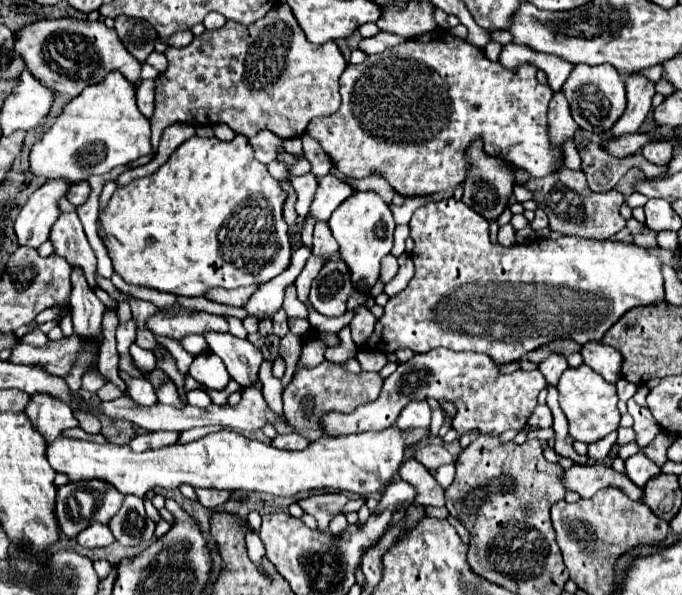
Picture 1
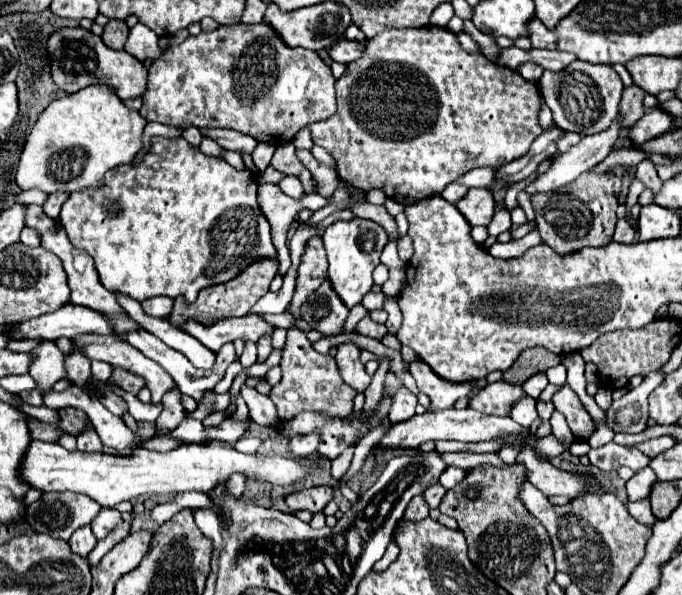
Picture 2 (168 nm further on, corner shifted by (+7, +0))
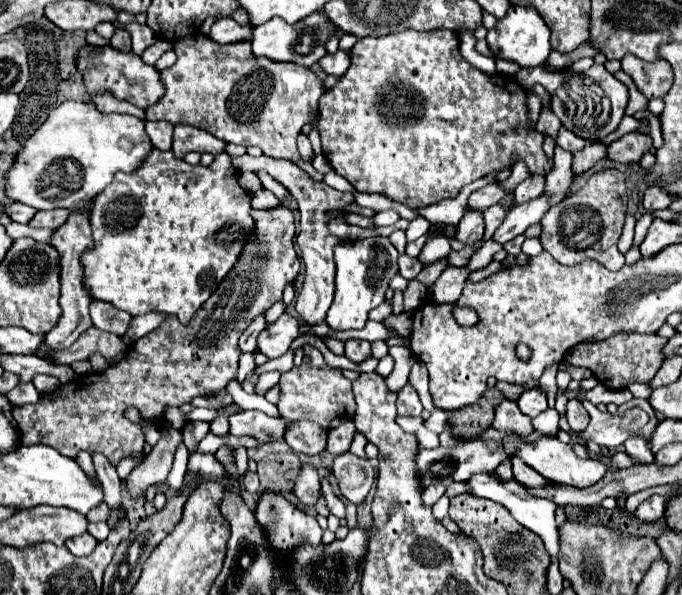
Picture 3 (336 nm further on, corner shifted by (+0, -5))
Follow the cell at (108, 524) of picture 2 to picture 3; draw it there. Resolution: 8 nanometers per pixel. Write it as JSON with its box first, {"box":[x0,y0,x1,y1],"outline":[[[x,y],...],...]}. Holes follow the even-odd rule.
{"box":[87,522,109,542],"outline":[[[89,522],[87,526],[89,526],[89,528],[87,528],[87,532],[89,532],[95,540],[99,540],[99,542],[101,542],[101,540],[105,540],[105,538],[107,538],[107,534],[109,534],[109,526],[107,526],[105,522],[97,522],[97,524],[95,524],[95,522]]]}

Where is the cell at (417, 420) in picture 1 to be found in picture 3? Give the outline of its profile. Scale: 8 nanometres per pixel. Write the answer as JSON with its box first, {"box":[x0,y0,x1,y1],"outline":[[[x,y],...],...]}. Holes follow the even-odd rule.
{"box":[397,384,423,416],"outline":[[[405,384],[399,390],[399,398],[397,398],[397,412],[399,414],[409,414],[409,416],[421,416],[423,406],[419,402],[419,396],[415,392],[415,388],[411,384]]]}

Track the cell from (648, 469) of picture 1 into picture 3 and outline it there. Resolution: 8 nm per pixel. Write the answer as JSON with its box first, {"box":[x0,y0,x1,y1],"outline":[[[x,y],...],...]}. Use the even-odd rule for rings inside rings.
{"box":[635,494,665,522],"outline":[[[655,494],[645,502],[641,502],[641,506],[635,512],[635,518],[639,522],[657,522],[663,518],[663,514],[665,514],[665,498]]]}

